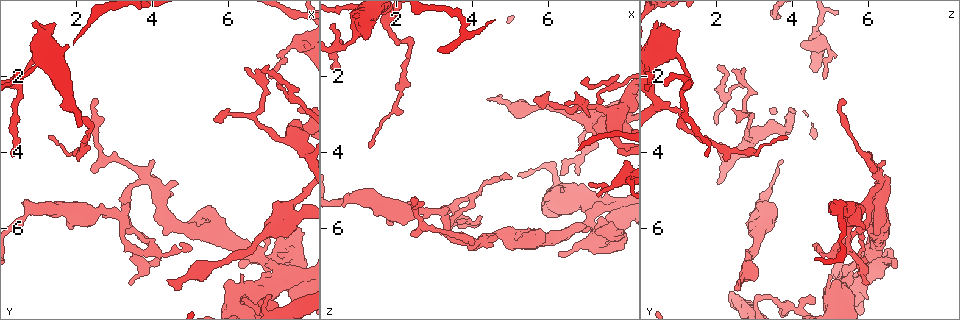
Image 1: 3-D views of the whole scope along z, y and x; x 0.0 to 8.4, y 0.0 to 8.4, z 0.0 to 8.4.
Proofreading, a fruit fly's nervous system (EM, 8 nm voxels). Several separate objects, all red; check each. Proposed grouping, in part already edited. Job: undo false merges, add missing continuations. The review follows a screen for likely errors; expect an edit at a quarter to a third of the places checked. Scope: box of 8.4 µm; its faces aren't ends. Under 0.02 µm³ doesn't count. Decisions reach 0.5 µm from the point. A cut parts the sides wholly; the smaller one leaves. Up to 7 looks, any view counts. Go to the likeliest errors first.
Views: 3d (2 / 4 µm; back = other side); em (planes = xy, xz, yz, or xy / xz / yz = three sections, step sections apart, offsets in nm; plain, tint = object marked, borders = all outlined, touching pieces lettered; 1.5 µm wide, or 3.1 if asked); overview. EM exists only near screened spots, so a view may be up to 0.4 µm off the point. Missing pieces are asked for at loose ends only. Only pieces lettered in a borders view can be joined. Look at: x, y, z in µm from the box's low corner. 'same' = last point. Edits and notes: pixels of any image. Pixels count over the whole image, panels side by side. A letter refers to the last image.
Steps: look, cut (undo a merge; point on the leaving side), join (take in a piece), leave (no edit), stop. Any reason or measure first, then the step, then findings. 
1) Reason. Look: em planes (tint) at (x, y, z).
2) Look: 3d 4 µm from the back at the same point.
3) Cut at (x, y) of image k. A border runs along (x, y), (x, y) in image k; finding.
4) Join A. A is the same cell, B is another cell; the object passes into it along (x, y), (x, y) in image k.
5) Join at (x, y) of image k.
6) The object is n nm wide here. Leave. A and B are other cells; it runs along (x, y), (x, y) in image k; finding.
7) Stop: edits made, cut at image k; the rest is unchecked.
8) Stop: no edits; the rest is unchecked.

Branch stops here. Look: 3d 2 µm at (6.25, 7.85, 4.55).

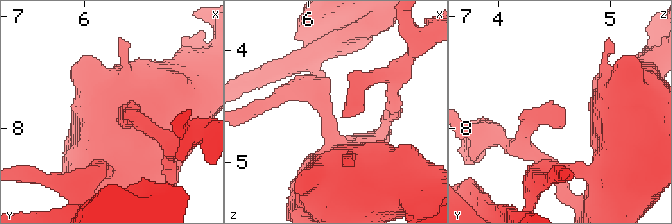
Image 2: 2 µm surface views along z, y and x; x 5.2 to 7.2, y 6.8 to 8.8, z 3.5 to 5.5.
Look: em yz step 4 (tint) at (6.30, 7.80, 4.54).

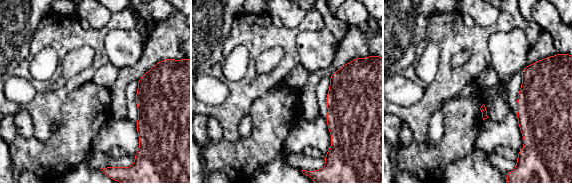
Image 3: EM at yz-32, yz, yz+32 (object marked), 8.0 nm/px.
Another direction. Look: em planes (borders) at the same point.

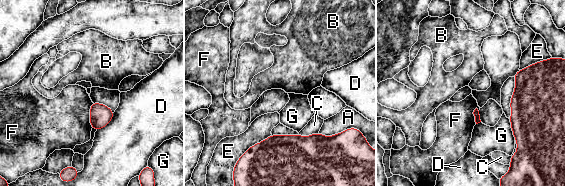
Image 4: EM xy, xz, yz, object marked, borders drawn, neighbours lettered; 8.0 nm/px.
Leave. A, B, C, D, E, F and G are other cells; a border runs along (92, 102), (90, 108), (91, 127) in image 4; no lettered piece goes on from it.

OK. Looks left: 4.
Look: em yz step 8 (borders) at (7.25, 6.90, 6.10).

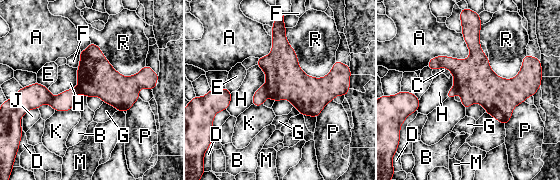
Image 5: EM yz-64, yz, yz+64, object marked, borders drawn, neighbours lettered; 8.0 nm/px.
The object is 300 nm wide here. Cut at (284, 78) of image 5. A, B, C, D, E, F, G, H, J, K, M, P and R are other cells; two neurons meet here.

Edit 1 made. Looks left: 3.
Stop: edits made, cut at image 5; the rest is unchecked.

